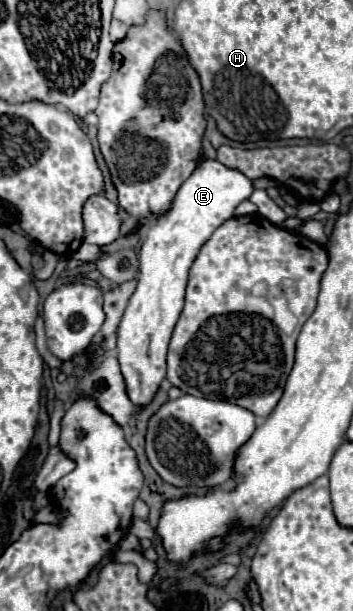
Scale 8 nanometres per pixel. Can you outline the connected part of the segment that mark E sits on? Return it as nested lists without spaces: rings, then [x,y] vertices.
[[[203,159],[197,169],[191,173],[191,177],[179,187],[171,209],[161,215],[159,219],[155,219],[155,223],[149,225],[147,237],[141,245],[141,253],[139,253],[139,277],[137,277],[137,289],[129,299],[129,305],[123,313],[123,319],[119,323],[117,329],[117,349],[119,349],[119,363],[121,363],[121,373],[125,377],[127,383],[127,393],[131,397],[131,401],[137,407],[147,405],[155,391],[159,389],[159,383],[165,379],[165,357],[167,357],[167,345],[173,333],[173,327],[179,319],[179,313],[183,309],[183,297],[185,297],[185,285],[187,285],[187,275],[189,269],[201,249],[201,245],[211,237],[211,233],[225,223],[227,219],[231,219],[235,215],[235,209],[241,201],[249,199],[253,193],[253,179],[245,177],[241,171],[237,169],[229,169],[225,165],[221,165],[217,159]]]

